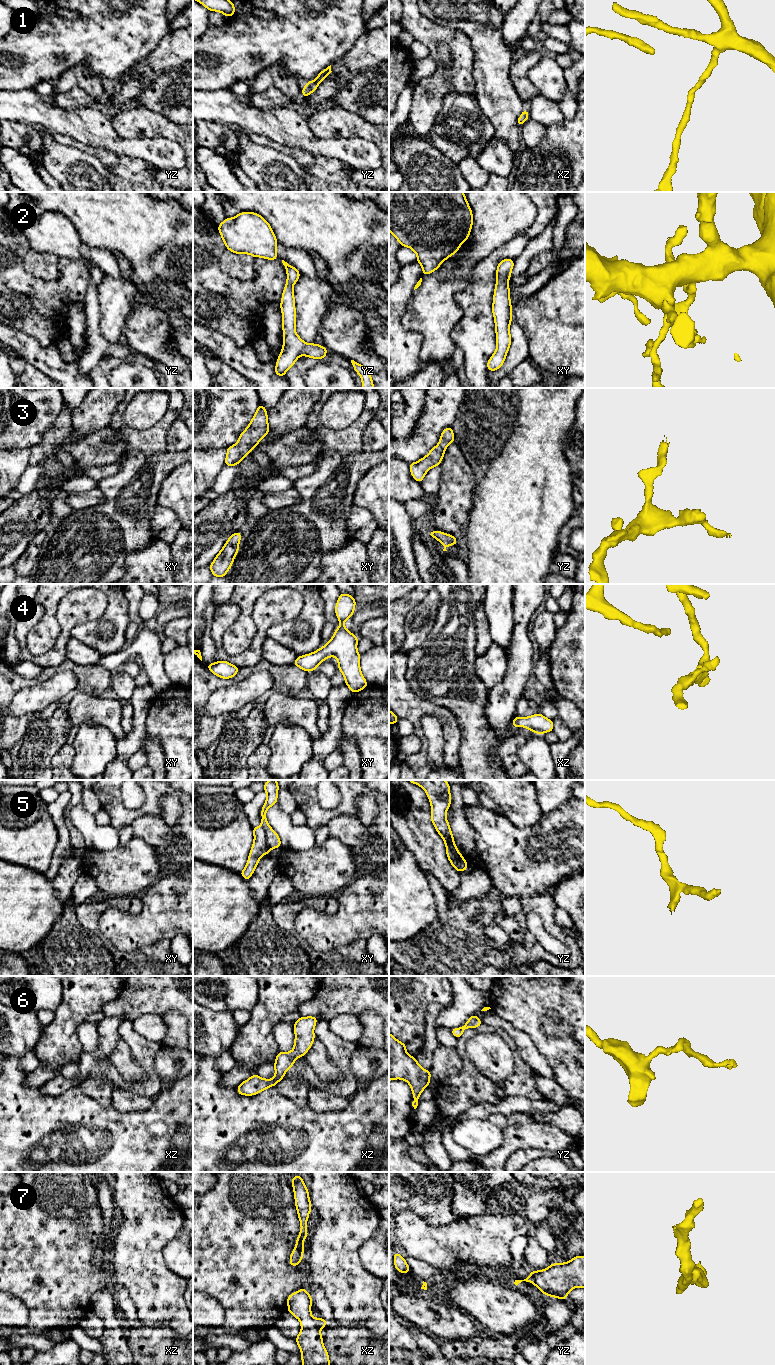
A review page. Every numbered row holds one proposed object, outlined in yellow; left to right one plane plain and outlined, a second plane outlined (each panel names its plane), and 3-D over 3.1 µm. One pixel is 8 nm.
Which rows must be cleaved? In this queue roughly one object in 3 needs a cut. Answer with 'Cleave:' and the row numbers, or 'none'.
Cleave: 5

